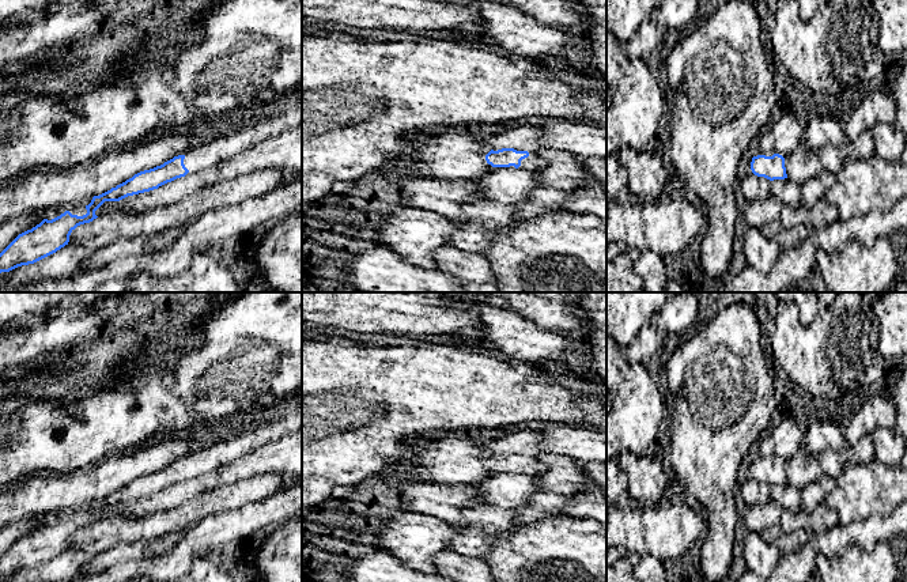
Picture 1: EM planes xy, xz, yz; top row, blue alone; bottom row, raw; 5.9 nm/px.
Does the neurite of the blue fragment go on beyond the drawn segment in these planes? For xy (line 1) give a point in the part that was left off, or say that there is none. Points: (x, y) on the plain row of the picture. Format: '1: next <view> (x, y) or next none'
1: next xy (268, 430)

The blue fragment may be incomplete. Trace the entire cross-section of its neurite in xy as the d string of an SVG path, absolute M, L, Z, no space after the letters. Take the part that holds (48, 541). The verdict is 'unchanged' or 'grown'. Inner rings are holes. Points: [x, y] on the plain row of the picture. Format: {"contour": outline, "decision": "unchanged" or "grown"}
{"contour": "M302 400L294 407L261 419L239 435L193 450L163 469L140 476L116 492L94 500L86 510L87 518L83 521L65 515L52 525L44 524L31 534L19 538L0 558L0 578L34 568L68 549L71 537L78 530L97 524L95 515L105 506L120 506L128 500L158 494L177 483L230 465L233 461L301 430Z", "decision": "grown"}

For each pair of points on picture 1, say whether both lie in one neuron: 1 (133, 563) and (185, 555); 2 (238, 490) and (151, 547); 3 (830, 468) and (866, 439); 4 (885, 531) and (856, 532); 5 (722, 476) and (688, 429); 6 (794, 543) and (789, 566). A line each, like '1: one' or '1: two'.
1: one
2: two
3: one
4: one
5: one
6: two

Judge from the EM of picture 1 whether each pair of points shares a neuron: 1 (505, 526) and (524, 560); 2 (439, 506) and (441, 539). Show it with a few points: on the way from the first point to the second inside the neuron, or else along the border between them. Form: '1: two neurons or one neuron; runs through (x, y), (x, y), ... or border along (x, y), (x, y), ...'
1: two neurons; border along (520, 524), (511, 532), (499, 533), (487, 556)
2: two neurons; border along (408, 510), (434, 516), (457, 528)

